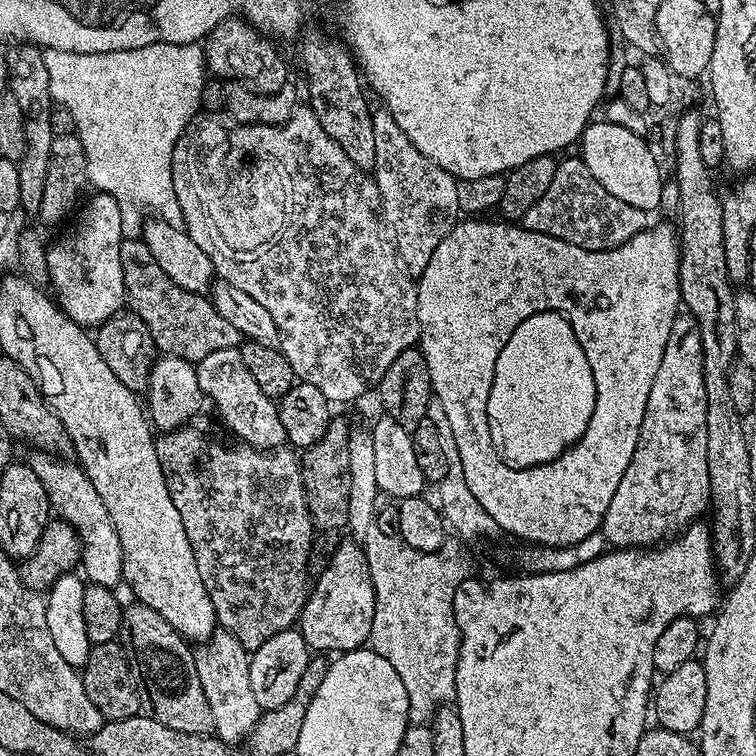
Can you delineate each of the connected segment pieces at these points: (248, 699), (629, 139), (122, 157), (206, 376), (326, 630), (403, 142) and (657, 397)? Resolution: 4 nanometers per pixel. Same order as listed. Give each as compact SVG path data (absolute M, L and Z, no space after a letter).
M223 630L214 631L203 648L204 653L199 653L196 669L206 694L206 702L210 702L214 735L229 746L236 746L239 740L247 741L251 737L262 715L258 698L254 698L254 689L250 687L249 649L241 646L237 636L231 636Z
M607 122L589 123L584 135L578 141L579 159L584 161L586 170L614 194L614 198L622 198L630 206L638 206L638 210L652 214L664 200L664 176L660 173L660 164L652 153L653 145L638 134L630 134L622 126L614 126Z
M199 43L194 44L151 44L150 46L142 46L141 48L135 48L134 50L122 50L121 52L99 52L98 54L78 54L77 52L67 52L66 50L58 50L57 48L47 49L43 53L46 64L46 71L50 78L50 94L52 95L53 101L62 106L66 106L66 110L70 110L70 114L74 114L74 126L76 127L75 135L80 137L82 146L84 147L86 154L86 166L88 167L88 184L93 189L109 192L120 203L120 209L122 210L122 218L124 219L125 225L129 229L139 229L142 224L142 215L140 216L140 204L149 204L150 207L156 208L159 204L169 204L169 206L175 205L176 195L174 194L174 182L172 181L172 170L174 167L174 153L176 151L176 143L178 138L184 133L185 126L189 122L195 120L198 113L201 111L200 99L202 98L202 86L206 79L206 65L204 62L204 50Z
M227 348L226 350L216 350L197 361L195 365L201 395L204 395L207 399L210 397L216 402L220 416L230 431L240 435L237 437L240 437L252 448L260 451L275 451L277 448L285 445L287 436L285 428L282 426L279 405L273 397L264 394L259 389L258 382L255 381L250 370L247 369L239 349Z
M348 538L334 550L326 570L320 576L315 577L308 593L308 600L300 612L298 631L302 634L309 649L320 654L343 654L365 647L369 643L368 635L373 626L374 586L370 578L370 570L364 557L363 547L355 539Z
M380 106L372 113L375 153L374 179L378 190L380 191L380 211L384 217L385 224L390 229L390 235L396 245L396 254L400 257L401 265L409 273L419 274L426 270L426 262L430 262L430 254L438 250L438 242L446 238L450 229L458 223L458 217L461 215L458 206L458 181L455 176L451 176L442 166L430 162L406 134L402 134L402 126L394 122L394 114L390 110Z
M690 314L677 315L666 342L666 354L662 354L662 366L654 386L650 386L650 398L646 398L646 414L642 418L640 436L632 449L632 460L620 476L614 498L604 515L602 531L604 539L613 549L642 548L659 545L705 515L710 504L710 474L708 473L708 391L704 385L704 355L702 338L696 319Z

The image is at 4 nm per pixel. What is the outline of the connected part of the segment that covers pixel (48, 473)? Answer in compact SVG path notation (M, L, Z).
M36 450L31 454L33 456L27 457L26 463L34 470L34 474L38 474L55 515L76 528L80 539L80 564L85 572L83 575L93 584L115 589L116 583L119 585L124 575L122 544L118 542L118 530L114 530L114 522L110 522L110 514L102 497L98 495L98 490L94 490L94 482L90 482L90 478L77 463L56 464L57 457L51 452Z

